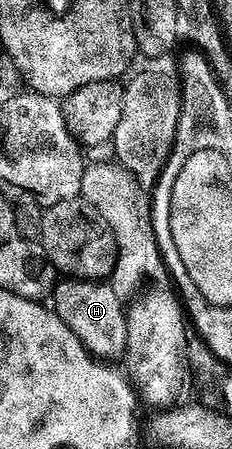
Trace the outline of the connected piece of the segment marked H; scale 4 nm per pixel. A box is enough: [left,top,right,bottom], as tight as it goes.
[51,279,127,359]

